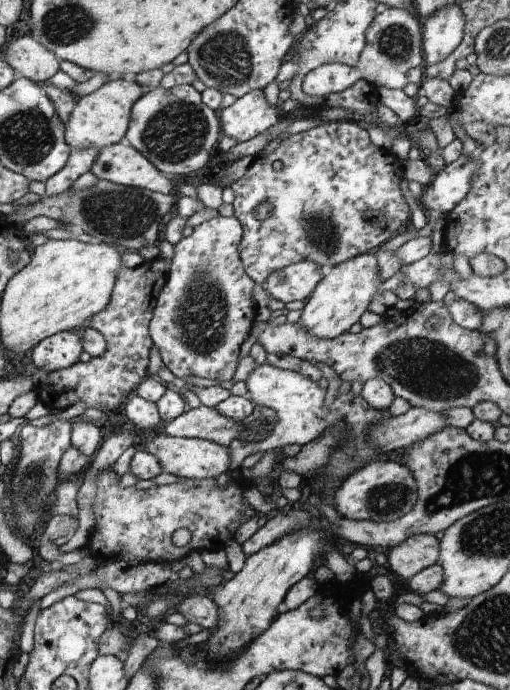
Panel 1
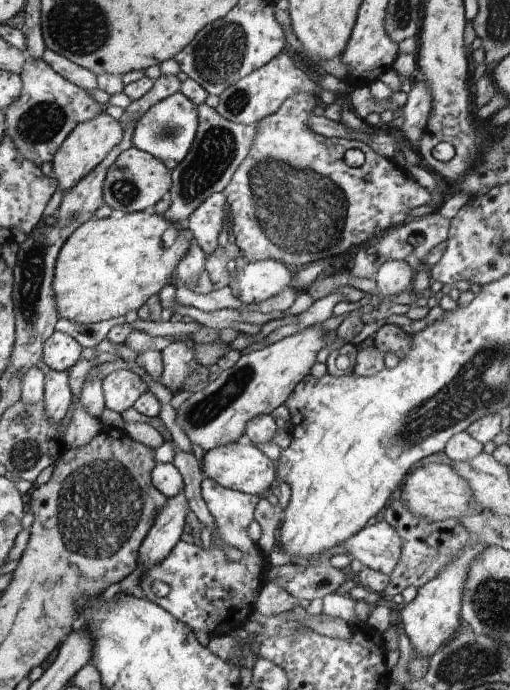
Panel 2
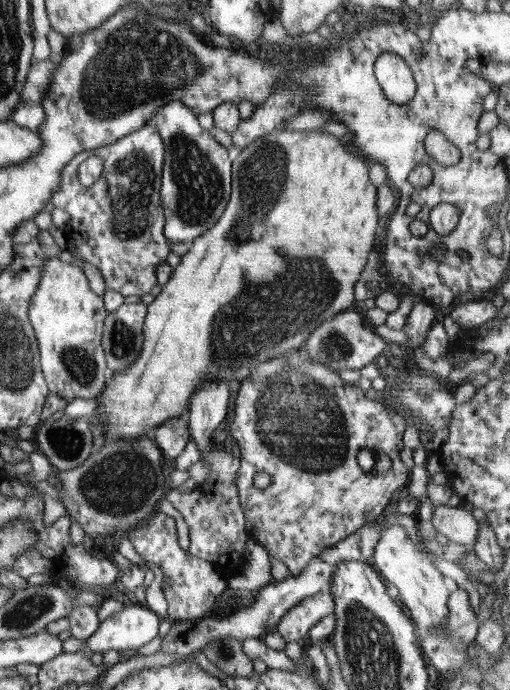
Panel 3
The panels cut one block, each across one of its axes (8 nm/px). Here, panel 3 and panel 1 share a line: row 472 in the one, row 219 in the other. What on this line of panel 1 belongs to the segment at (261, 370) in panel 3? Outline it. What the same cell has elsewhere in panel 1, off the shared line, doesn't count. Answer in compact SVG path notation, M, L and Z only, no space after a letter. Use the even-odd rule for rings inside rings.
M350 120L323 121L285 139L272 154L255 155L246 174L230 185L234 191L233 216L243 228L239 255L245 273L264 286L273 272L300 261L333 267L362 253L376 253L382 244L410 225L411 210L400 190L403 174L401 159L376 147L370 141L366 126ZM262 202L273 206L272 216L264 221L254 215L256 206ZM368 210L373 214L370 218L364 215ZM382 220L386 224L380 228Z

